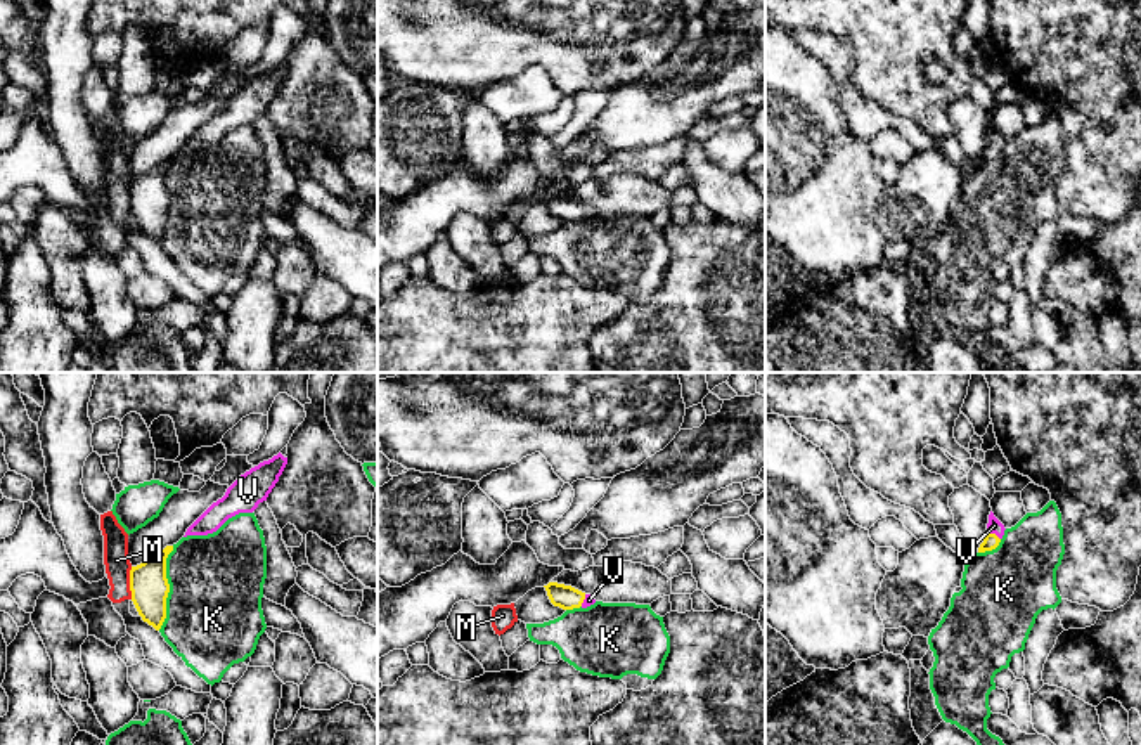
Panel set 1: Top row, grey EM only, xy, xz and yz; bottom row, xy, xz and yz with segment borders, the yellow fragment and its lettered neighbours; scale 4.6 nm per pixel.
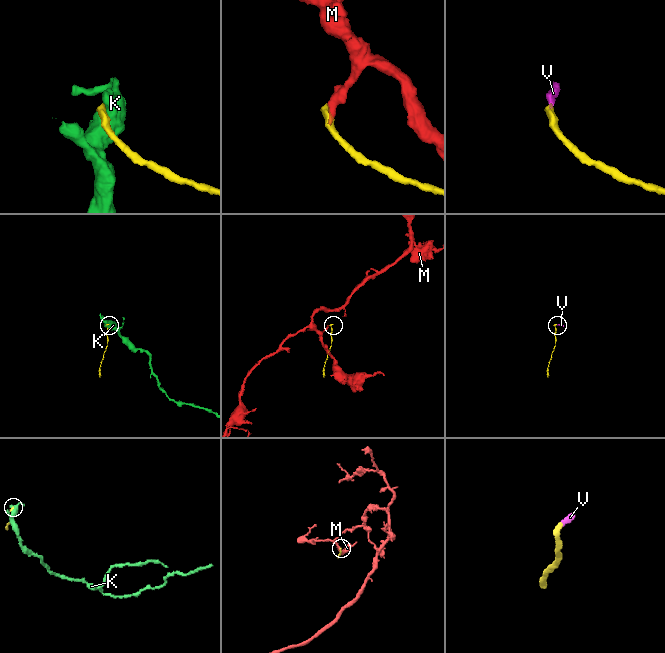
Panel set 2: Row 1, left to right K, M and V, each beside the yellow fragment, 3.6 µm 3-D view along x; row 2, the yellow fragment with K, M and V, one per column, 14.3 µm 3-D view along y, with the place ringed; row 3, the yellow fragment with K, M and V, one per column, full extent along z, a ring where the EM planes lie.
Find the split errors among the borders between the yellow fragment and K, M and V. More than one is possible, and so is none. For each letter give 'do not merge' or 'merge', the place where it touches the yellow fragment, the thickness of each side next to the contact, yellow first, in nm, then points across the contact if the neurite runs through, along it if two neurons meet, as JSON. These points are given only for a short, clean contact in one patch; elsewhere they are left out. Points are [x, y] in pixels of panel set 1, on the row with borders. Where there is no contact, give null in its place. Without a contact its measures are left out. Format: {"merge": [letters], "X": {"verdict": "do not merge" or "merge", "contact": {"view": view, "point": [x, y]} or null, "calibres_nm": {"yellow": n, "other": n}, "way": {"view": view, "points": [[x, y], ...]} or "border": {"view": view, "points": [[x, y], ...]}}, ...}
{"merge": ["V"], "K": {"verdict": "do not merge", "contact": {"view": "xy", "point": [168, 588]}, "calibres_nm": {"yellow": 180, "other": 440}}, "M": {"verdict": "do not merge", "contact": {"view": "xy", "point": [130, 583]}, "calibres_nm": {"yellow": 180, "other": 120}, "border": {"view": "xy", "points": [[132, 567], [130, 598]]}}, "V": {"verdict": "merge", "contact": {"view": "yz", "point": [994, 534]}, "calibres_nm": {"yellow": 70, "other": 70}, "way": {"view": "yz", "points": [[991, 541], [994, 534], [994, 525]]}}}

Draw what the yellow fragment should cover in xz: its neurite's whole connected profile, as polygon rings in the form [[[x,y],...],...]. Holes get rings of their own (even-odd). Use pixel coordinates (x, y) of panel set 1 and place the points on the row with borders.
[[[549,582],[544,586],[547,591],[547,596],[554,606],[559,606],[563,610],[573,610],[573,608],[587,608],[596,603],[596,599],[590,594],[585,594],[571,586]]]

